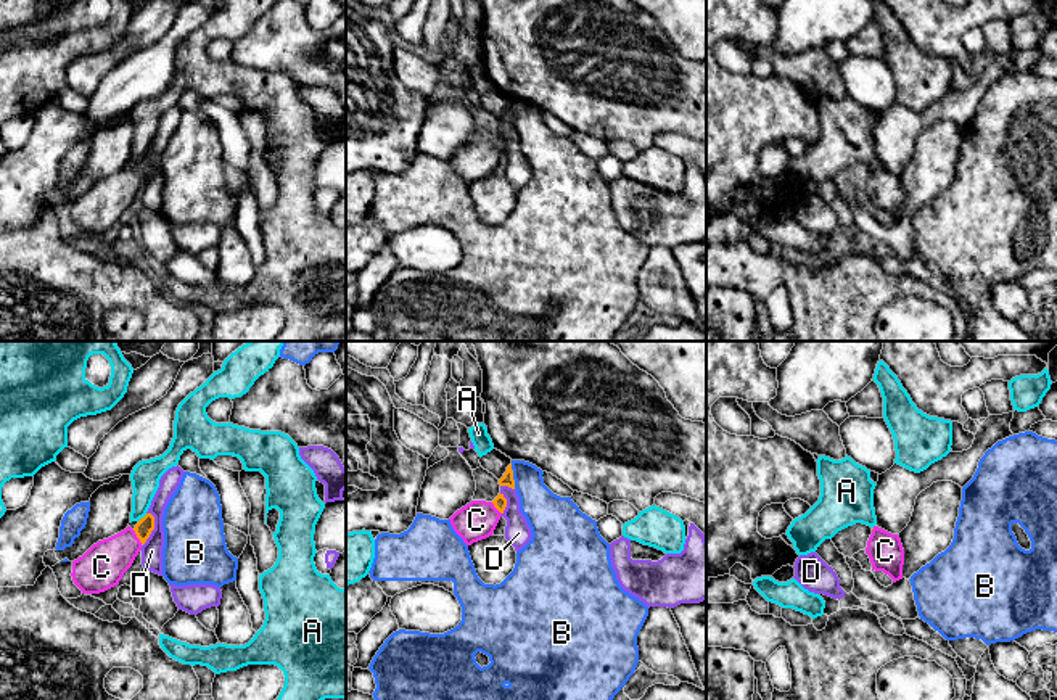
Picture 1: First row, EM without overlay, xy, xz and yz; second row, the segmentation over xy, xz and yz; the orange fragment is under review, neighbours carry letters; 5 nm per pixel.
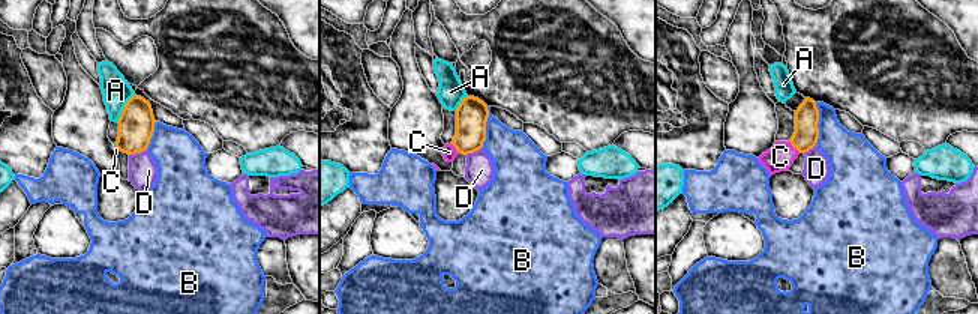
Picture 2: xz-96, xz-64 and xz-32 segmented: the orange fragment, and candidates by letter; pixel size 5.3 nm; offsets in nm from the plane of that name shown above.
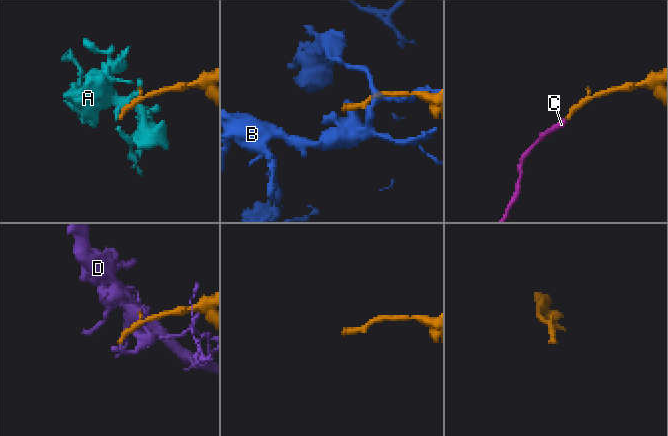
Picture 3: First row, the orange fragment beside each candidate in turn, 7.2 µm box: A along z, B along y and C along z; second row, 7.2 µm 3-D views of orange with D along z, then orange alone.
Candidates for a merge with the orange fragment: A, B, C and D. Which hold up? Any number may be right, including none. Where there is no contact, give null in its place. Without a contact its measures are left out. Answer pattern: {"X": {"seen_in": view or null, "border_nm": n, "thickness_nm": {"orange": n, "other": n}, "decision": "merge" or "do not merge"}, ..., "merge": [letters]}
{"A": {"seen_in": "xy", "border_nm": 50, "thickness_nm": {"orange": 90, "other": 150}, "decision": "do not merge"}, "B": {"seen_in": "xz", "border_nm": 130, "thickness_nm": {"orange": 60, "other": 200}, "decision": "do not merge"}, "C": {"seen_in": "xy", "border_nm": 90, "thickness_nm": {"orange": 90, "other": 220}, "decision": "merge"}, "D": {"seen_in": "xy", "border_nm": 170, "thickness_nm": {"orange": 90, "other": 110}, "decision": "do not merge"}, "merge": ["C"]}

